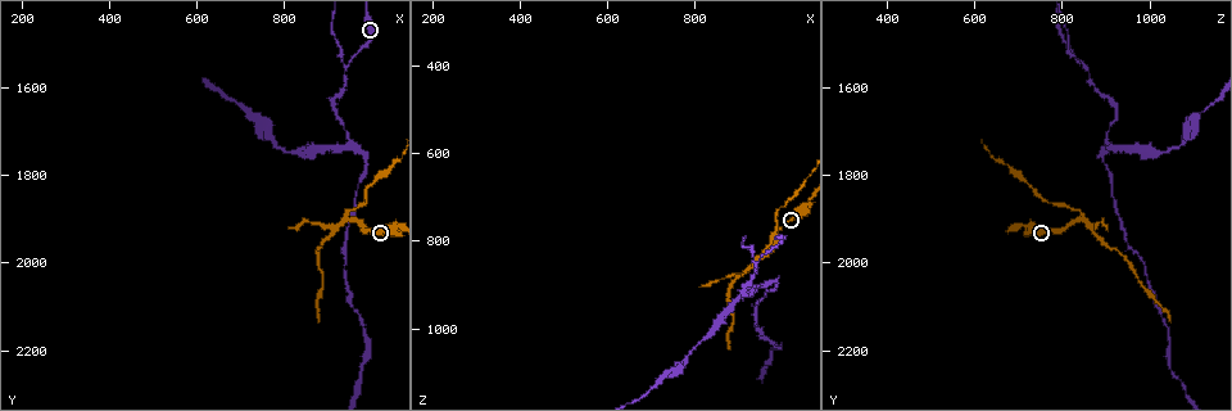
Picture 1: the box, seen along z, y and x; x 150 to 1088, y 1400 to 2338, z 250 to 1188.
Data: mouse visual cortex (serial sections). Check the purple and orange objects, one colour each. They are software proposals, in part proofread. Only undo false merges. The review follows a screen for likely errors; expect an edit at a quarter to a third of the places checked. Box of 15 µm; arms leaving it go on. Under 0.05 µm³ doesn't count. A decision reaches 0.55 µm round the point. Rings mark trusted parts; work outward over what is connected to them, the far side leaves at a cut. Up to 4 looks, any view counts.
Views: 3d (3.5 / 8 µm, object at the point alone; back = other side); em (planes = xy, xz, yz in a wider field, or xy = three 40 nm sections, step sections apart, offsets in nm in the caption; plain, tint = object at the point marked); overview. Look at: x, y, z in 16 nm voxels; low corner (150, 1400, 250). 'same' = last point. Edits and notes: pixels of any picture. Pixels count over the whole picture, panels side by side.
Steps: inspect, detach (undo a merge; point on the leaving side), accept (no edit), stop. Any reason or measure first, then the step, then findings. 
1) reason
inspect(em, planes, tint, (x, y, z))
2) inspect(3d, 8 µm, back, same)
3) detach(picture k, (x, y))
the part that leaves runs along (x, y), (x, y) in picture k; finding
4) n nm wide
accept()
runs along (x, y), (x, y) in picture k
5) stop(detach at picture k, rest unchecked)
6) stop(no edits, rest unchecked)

three-way junction
inspect(3d, 8 µm, (950, 1555, 850))

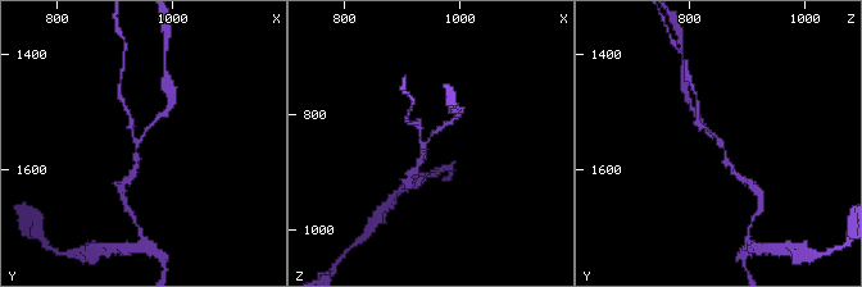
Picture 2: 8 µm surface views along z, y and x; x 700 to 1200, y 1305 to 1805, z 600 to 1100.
shape alone is not enough
inspect(em, xy, step 5, tint, (945, 1545, 845))

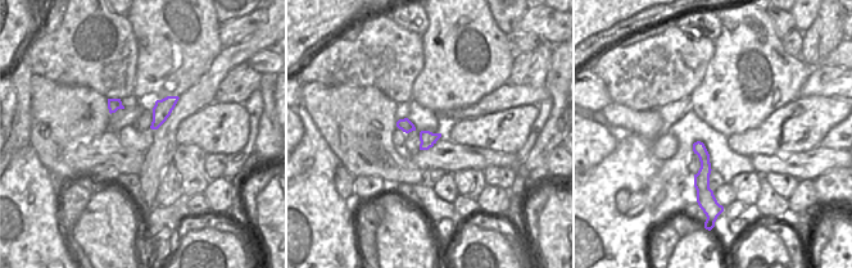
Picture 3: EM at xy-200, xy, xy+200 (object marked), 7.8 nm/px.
3 arms
detach(picture 2, (418, 126))
border along (701, 163), (710, 164) in picture 3; a second cell is stuck on

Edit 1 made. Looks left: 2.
side arm on a straight run
inspect(3d, 3.5 µm, (955, 1895, 840))

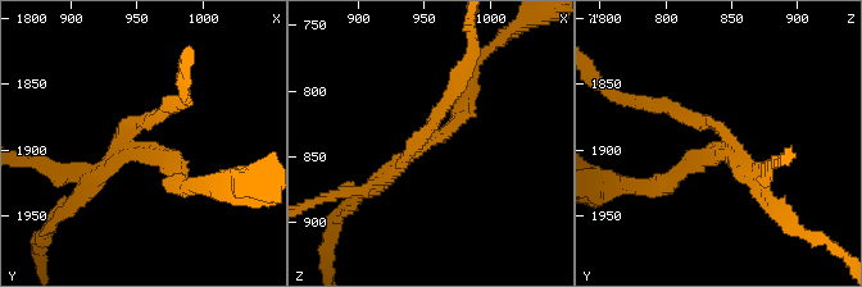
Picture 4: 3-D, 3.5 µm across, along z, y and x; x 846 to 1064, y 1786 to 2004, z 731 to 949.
3 arms; arms of 150, 150, 200 nm
inspect(em, xy, step 1, tint, (948, 1900, 846))

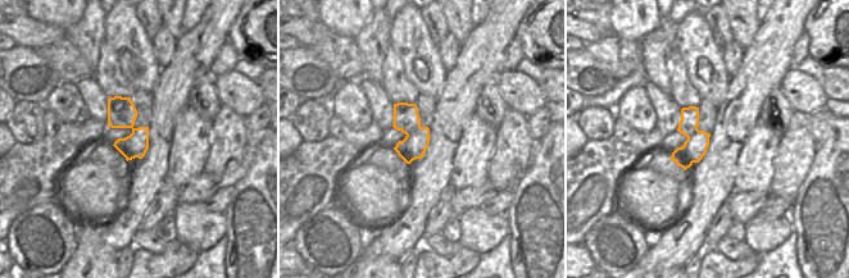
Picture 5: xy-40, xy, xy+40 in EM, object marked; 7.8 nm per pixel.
detach(picture 4, (438, 112))
two cells meet here

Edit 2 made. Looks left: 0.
stop(detach at picture 2, detach at picture 4, rest unchecked)

